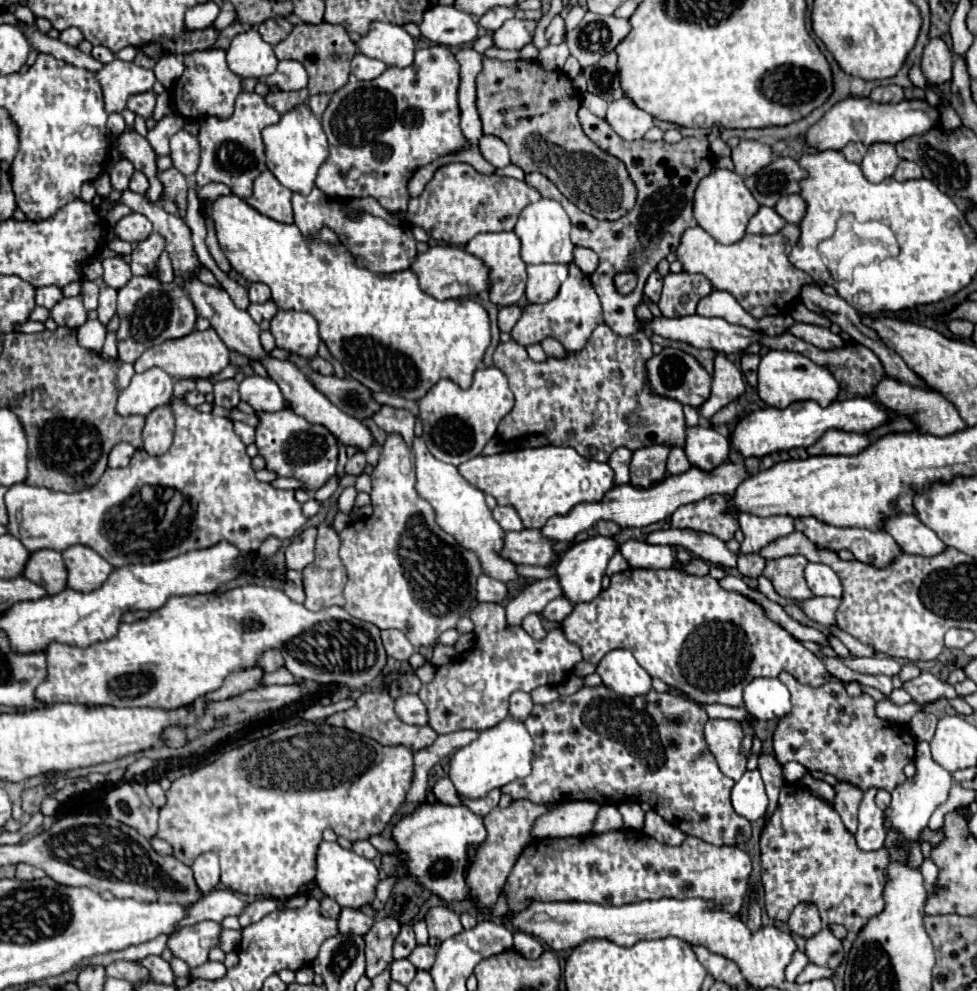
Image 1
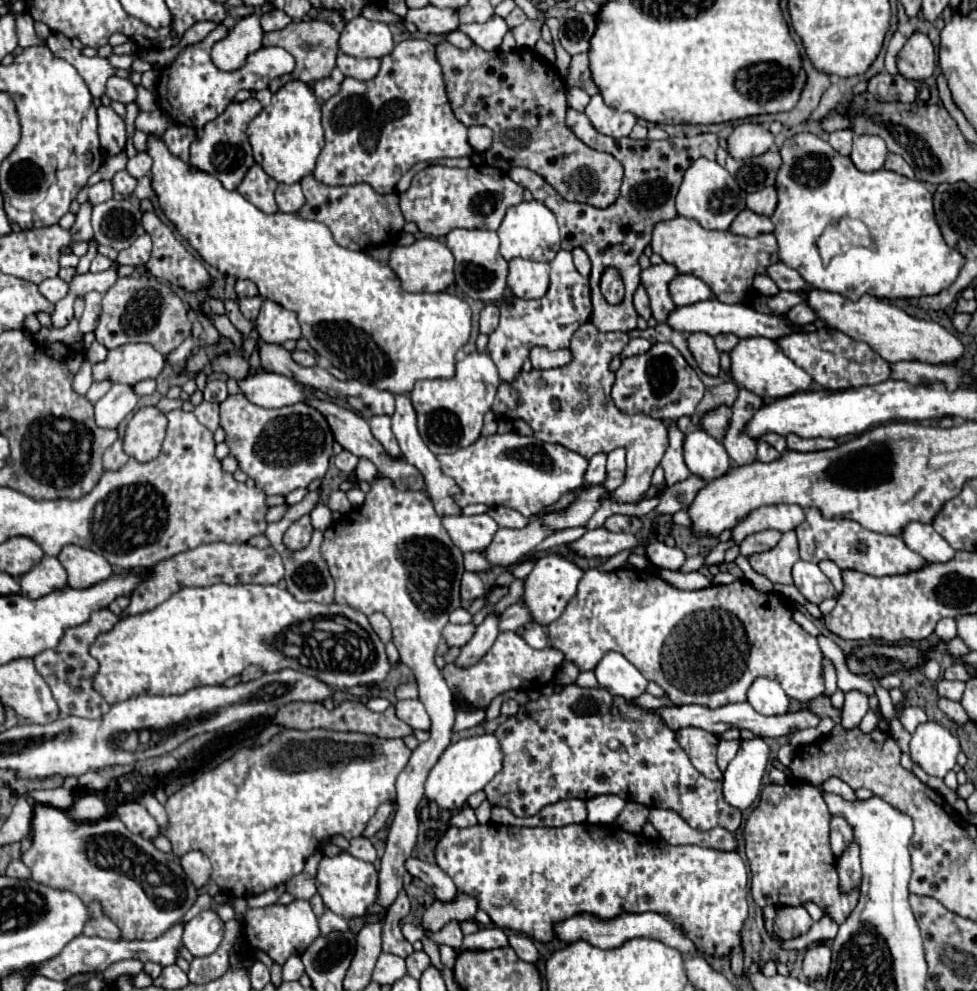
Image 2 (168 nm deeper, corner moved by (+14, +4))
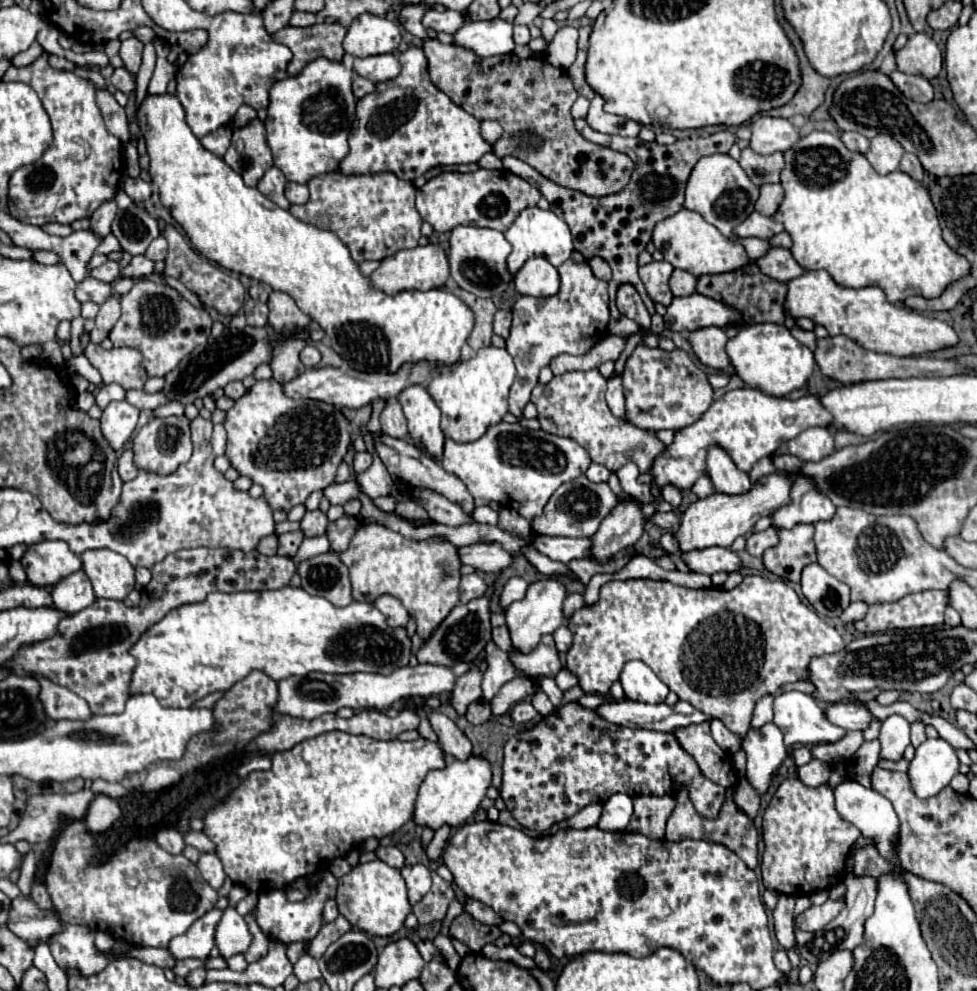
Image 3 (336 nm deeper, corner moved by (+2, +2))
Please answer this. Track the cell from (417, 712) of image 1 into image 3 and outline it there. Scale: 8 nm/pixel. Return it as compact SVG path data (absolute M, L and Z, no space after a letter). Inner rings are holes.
M432 710L428 714L428 720L430 720L434 732L438 734L438 742L442 746L442 750L448 756L452 756L454 760L464 760L464 758L472 756L472 742L448 716L440 714L438 710Z

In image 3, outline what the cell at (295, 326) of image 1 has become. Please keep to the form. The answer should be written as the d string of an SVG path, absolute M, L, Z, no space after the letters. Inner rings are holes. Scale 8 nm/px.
M270 292L268 324L274 328L308 328L310 318L284 292Z

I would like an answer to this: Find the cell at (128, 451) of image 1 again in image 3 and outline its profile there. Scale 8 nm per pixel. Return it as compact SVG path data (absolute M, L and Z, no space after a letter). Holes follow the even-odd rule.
M124 450L124 452L120 454L120 458L118 458L118 474L120 474L120 478L122 478L124 482L136 478L138 468L136 468L134 462L132 462L132 452L130 452L130 450Z

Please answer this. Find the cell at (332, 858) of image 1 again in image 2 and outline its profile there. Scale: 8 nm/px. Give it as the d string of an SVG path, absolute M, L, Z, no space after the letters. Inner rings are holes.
M340 852L336 856L322 856L318 864L318 874L316 874L316 888L318 894L322 896L324 904L328 910L332 910L338 916L344 918L356 918L364 916L368 906L376 902L378 894L378 872L374 864L364 862L348 852Z

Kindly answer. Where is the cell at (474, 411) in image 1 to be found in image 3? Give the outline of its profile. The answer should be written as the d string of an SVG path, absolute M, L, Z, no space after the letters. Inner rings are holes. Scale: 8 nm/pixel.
M486 346L476 352L474 358L458 362L450 372L436 374L428 392L442 410L442 432L454 442L474 442L488 426L498 424L508 412L508 392L516 378L516 368L512 356L506 348Z

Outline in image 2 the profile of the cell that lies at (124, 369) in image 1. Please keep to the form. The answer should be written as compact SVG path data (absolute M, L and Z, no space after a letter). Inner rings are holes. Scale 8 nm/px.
M100 380L100 382L92 382L92 386L90 386L90 390L86 392L86 398L94 404L94 402L98 402L108 390L110 390L110 386L112 386L112 382L110 380Z

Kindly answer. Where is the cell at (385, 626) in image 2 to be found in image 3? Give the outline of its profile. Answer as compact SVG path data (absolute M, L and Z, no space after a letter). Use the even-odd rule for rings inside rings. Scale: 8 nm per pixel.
M384 594L384 596L374 600L374 606L386 616L386 620L392 628L408 624L408 612L404 610L404 606L400 604L398 598L392 598L390 594Z

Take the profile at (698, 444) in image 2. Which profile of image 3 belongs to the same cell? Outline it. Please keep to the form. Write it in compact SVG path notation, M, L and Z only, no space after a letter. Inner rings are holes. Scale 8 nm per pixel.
M718 446L710 448L708 476L710 476L716 492L722 492L722 494L744 494L752 488L748 474L738 470L736 464L732 462L732 458Z

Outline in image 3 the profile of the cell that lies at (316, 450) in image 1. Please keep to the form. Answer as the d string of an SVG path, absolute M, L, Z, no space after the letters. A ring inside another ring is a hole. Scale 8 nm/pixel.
M274 378L258 380L242 398L238 398L226 412L222 426L228 432L226 456L230 460L230 466L238 470L240 476L248 476L254 484L260 484L264 488L268 506L282 512L290 512L290 508L294 508L296 504L304 504L312 492L330 486L336 480L336 470L350 446L348 420L338 408L320 400L288 398L284 394L284 386Z

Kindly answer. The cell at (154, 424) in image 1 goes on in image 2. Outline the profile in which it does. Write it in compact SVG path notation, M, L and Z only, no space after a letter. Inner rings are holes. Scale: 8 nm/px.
M156 406L140 408L126 426L124 452L140 462L156 458L166 436L166 422L166 416Z

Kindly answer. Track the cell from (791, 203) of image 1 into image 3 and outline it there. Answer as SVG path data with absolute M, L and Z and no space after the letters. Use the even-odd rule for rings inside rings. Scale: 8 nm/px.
M764 184L760 186L760 198L756 202L756 210L764 216L772 216L784 198L784 190L780 184Z

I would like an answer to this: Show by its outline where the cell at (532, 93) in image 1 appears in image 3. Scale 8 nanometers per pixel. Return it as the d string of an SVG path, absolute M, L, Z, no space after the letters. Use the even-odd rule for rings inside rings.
M424 38L422 42L424 42L422 50L428 60L428 74L430 74L432 84L440 92L448 94L448 98L452 98L452 102L456 102L456 106L464 108L474 118L496 120L504 128L504 134L500 136L500 140L494 142L494 154L498 158L502 158L506 154L516 156L516 158L524 160L526 164L530 164L532 168L536 168L542 176L550 178L552 182L556 182L564 188L584 192L588 196L616 194L628 184L630 174L634 170L634 162L622 152L588 142L574 128L570 106L578 98L578 94L564 70L554 68L544 58L538 58L538 56L532 56L530 60L520 60L516 54L482 58L466 48L460 48L454 44L442 44L436 38Z

